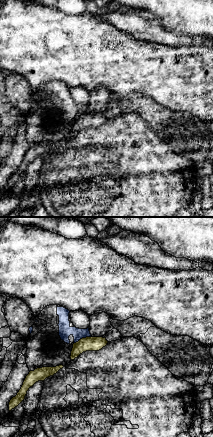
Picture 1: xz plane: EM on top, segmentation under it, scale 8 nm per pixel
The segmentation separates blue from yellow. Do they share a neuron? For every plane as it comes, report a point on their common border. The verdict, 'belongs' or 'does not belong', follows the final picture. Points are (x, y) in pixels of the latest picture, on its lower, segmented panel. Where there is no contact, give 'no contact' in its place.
(82, 337)

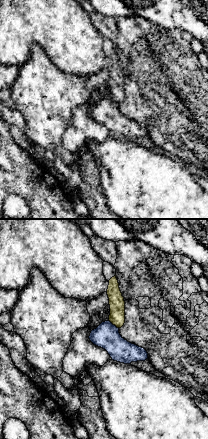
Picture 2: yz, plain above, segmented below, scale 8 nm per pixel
(114, 325)

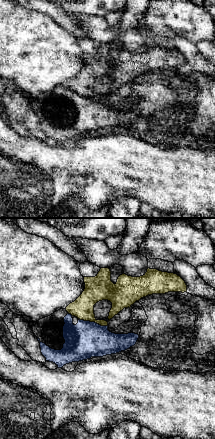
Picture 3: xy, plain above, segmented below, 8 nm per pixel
(93, 322)

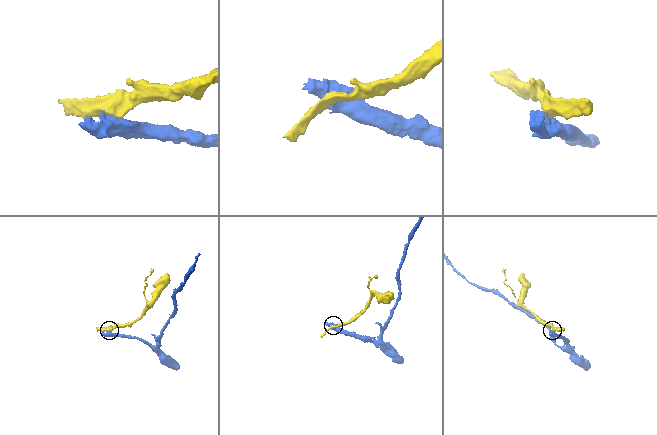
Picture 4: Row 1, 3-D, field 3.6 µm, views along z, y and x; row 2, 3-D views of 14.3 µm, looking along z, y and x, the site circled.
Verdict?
does not belong

